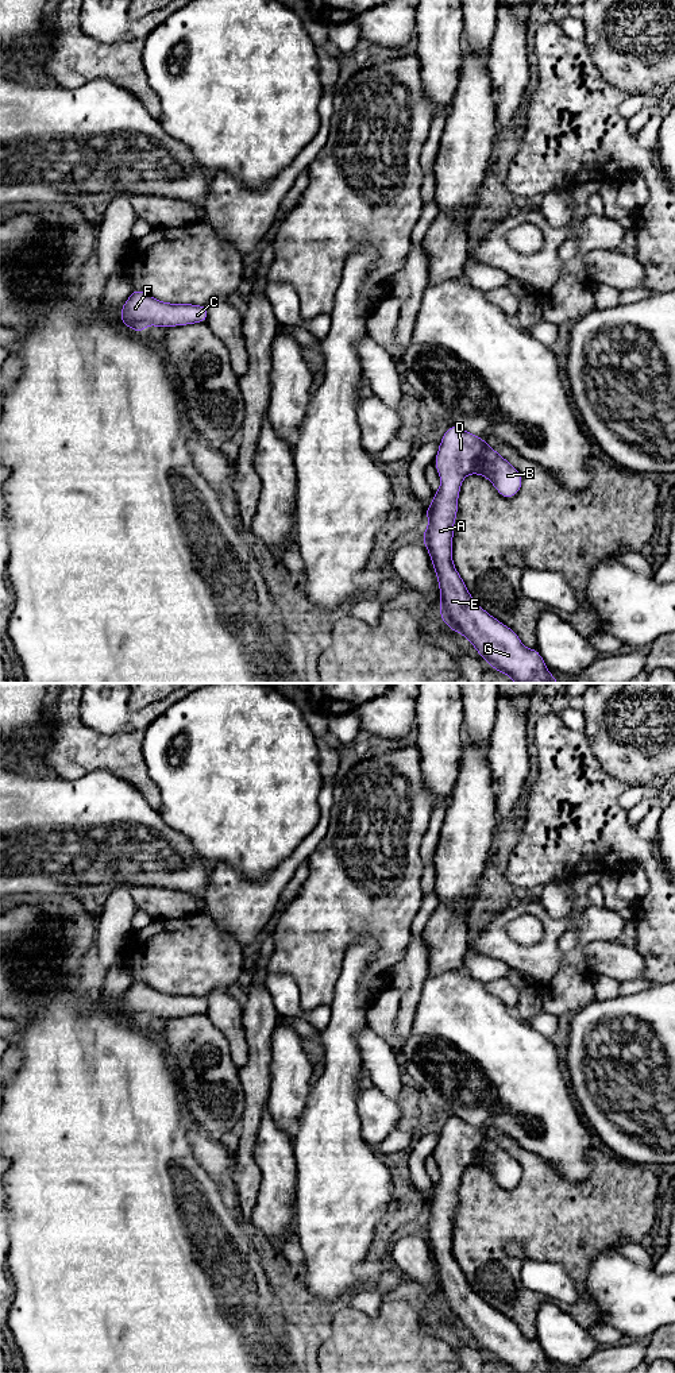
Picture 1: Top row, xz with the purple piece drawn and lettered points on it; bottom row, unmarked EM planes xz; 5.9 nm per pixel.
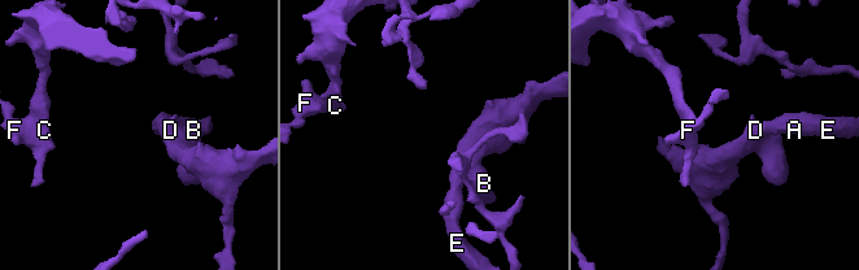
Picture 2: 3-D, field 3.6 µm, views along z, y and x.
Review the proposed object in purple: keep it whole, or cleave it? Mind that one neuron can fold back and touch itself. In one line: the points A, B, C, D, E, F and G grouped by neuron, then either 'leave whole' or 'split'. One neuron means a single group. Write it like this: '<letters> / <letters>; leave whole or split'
A B C D E F G; leave whole

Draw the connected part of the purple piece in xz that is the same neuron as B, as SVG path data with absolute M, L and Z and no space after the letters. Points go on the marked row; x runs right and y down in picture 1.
M450 425L439 443L435 458L435 468L439 471L441 485L432 498L429 508L423 512L428 518L428 528L421 535L440 589L440 618L456 633L467 637L491 668L506 674L516 683L559 683L545 666L540 652L522 645L520 637L509 626L483 610L468 593L464 581L452 563L454 522L458 514L458 498L460 483L468 474L479 474L487 478L504 498L513 498L522 486L522 477L517 468L504 459L494 448L486 444L486 439L471 435L458 425Z

